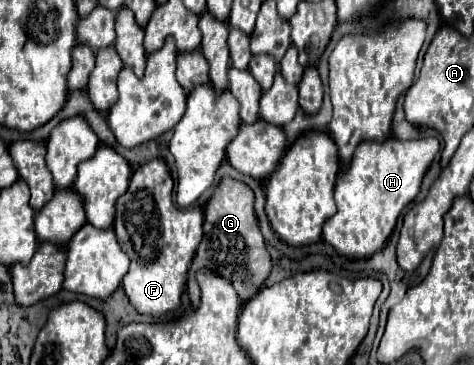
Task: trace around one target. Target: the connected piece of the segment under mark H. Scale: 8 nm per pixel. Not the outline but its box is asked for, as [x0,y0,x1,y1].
[322,134,440,258]

